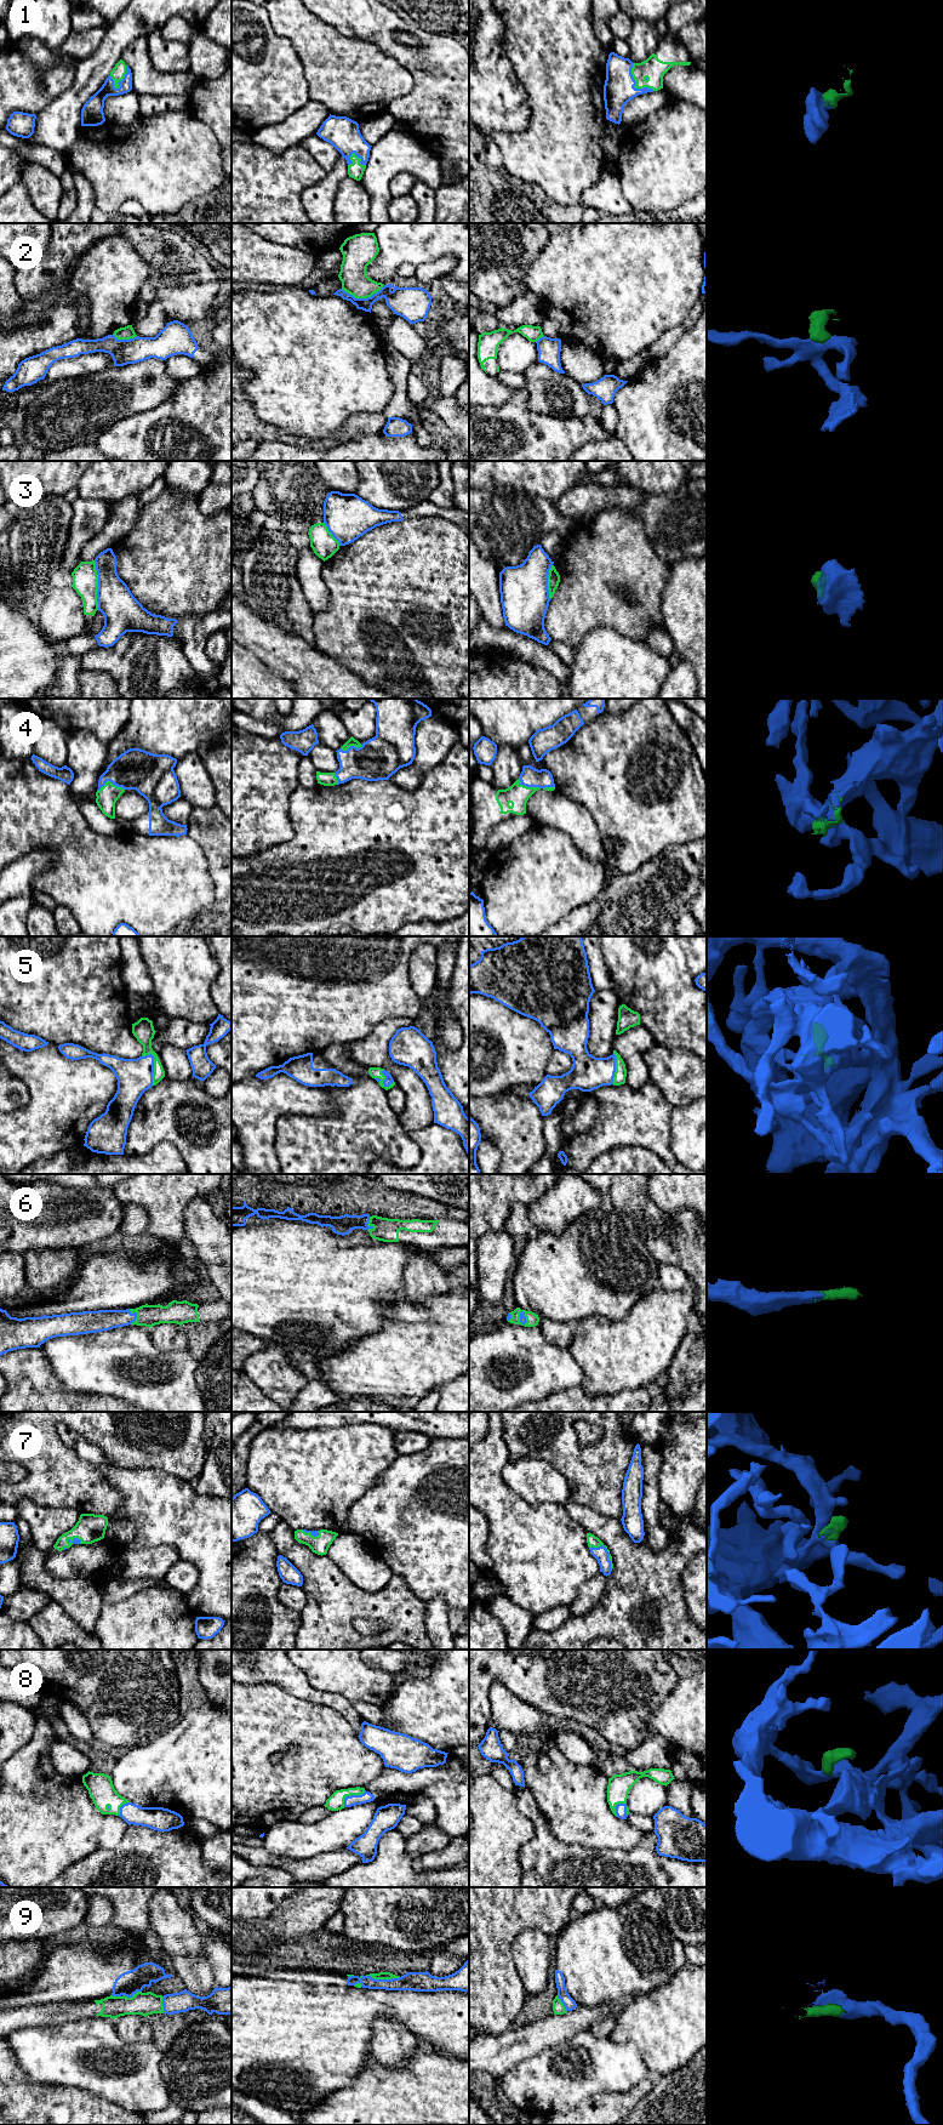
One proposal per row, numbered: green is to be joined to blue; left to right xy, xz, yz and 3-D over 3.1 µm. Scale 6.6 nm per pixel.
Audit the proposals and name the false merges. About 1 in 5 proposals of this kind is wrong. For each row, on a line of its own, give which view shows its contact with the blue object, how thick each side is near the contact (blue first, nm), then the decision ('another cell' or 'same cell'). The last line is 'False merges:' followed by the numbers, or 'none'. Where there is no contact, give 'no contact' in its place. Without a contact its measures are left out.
1: meets blue in yz; 200 nm thick on the blue side, 150 nm on the other; same cell
2: meets blue in xz; 170 nm thick on the blue side, 180 nm on the other; another cell
3: meets blue in xy; 260 nm thick on the blue side, 180 nm on the other; another cell
4: meets blue in xy; 280 nm thick on the blue side, 140 nm on the other; same cell
5: meets blue in xy; 240 nm thick on the blue side, 120 nm on the other; same cell
6: meets blue in xy; 140 nm thick on the blue side, 140 nm on the other; same cell
7: meets blue in yz; 90 nm thick on the blue side, 70 nm on the other; same cell
8: meets blue in xz; 70 nm thick on the blue side, 110 nm on the other; same cell
9: meets blue in xz; 130 nm thick on the blue side, 50 nm on the other; same cell
False merges: 2, 3

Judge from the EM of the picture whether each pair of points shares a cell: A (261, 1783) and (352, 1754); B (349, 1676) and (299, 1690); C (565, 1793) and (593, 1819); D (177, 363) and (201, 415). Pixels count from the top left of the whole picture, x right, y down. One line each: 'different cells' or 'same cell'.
A: same cell
B: different cells
C: same cell
D: different cells

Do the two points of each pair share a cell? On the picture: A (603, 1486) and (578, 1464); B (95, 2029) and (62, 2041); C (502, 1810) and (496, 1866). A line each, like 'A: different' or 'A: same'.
A: same
B: same
C: same

